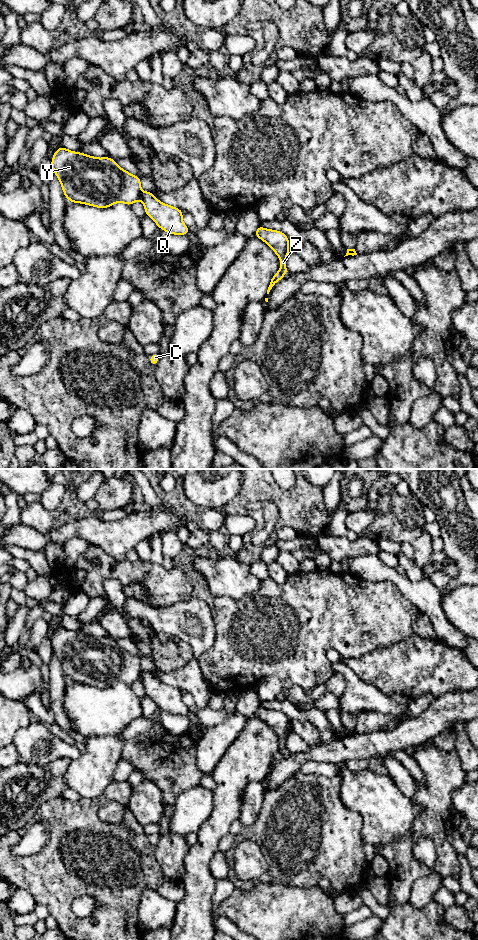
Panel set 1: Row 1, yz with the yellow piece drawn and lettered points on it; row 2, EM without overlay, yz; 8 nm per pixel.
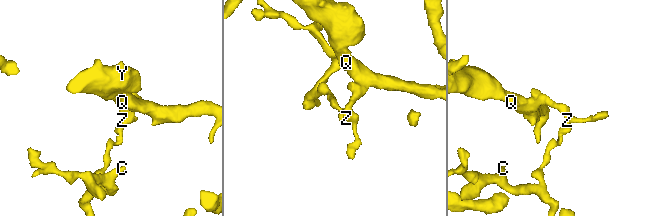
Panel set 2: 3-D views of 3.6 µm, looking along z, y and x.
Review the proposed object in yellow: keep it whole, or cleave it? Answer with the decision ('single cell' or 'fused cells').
fused cells

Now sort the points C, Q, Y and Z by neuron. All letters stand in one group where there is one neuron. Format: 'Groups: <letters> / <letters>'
Groups: C / Q Y Z

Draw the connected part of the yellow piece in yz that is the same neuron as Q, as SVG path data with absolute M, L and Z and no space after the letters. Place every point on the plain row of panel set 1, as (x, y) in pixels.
M60 626L52 637L51 646L61 662L63 673L68 681L104 689L118 682L131 686L135 681L141 680L145 694L157 704L158 708L173 715L188 715L191 710L183 703L182 690L160 682L151 671L142 672L140 656L132 655L120 648L110 637L96 638Z

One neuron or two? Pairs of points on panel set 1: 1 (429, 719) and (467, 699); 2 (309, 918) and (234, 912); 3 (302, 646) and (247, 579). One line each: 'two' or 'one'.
1: one
2: one
3: two

